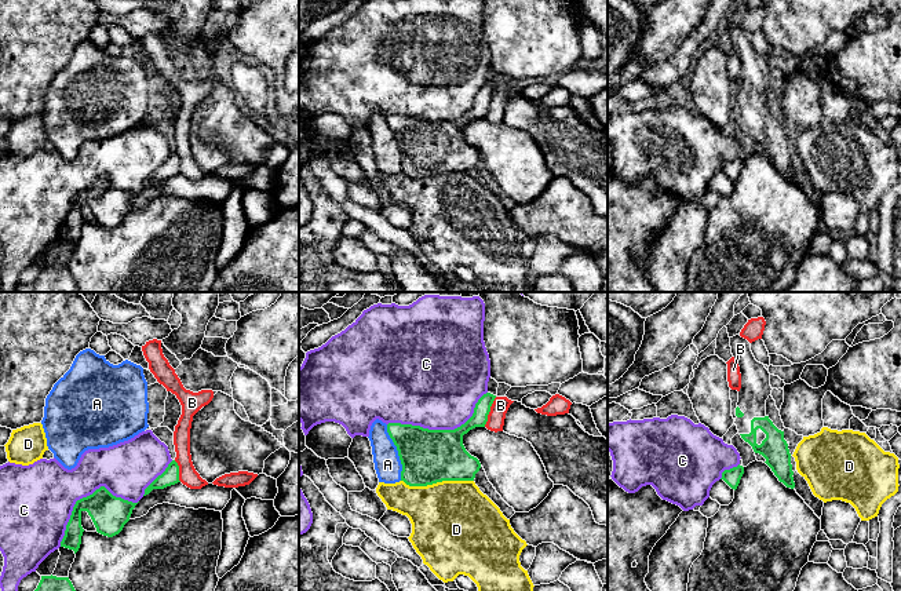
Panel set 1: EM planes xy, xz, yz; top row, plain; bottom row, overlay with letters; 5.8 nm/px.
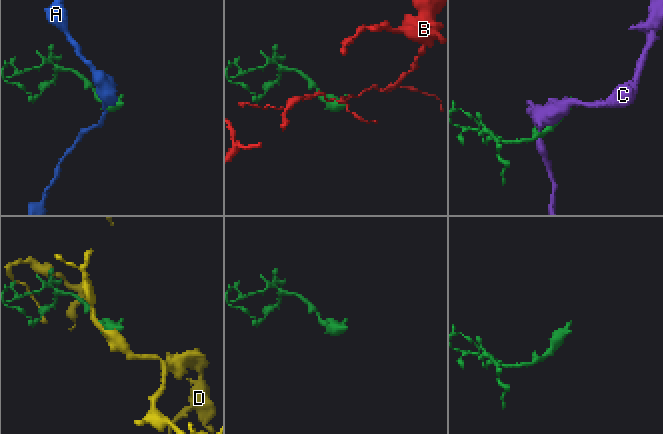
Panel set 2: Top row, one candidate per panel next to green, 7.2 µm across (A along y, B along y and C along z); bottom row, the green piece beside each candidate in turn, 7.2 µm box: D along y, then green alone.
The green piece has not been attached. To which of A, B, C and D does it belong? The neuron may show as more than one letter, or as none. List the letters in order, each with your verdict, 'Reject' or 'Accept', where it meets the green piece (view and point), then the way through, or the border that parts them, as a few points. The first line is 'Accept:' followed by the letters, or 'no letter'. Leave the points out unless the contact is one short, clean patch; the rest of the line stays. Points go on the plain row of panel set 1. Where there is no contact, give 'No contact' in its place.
Accept: no letter
A: Reject. Touches green at xz (398, 143)
B: Reject. Touches green at xz (489, 102). Boundary: xz (496, 88), (484, 117)
C: Reject. Touches green at xz (441, 121)
D: Reject. Touches green at xz (437, 172)

